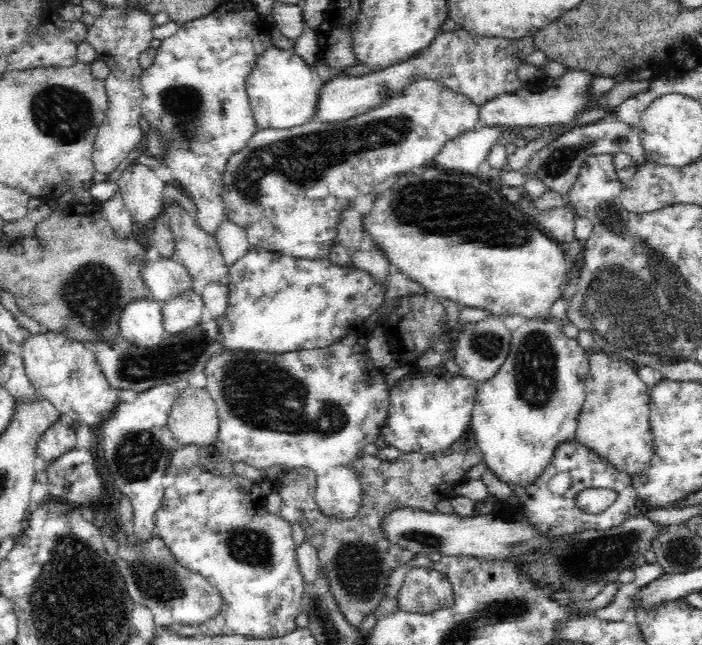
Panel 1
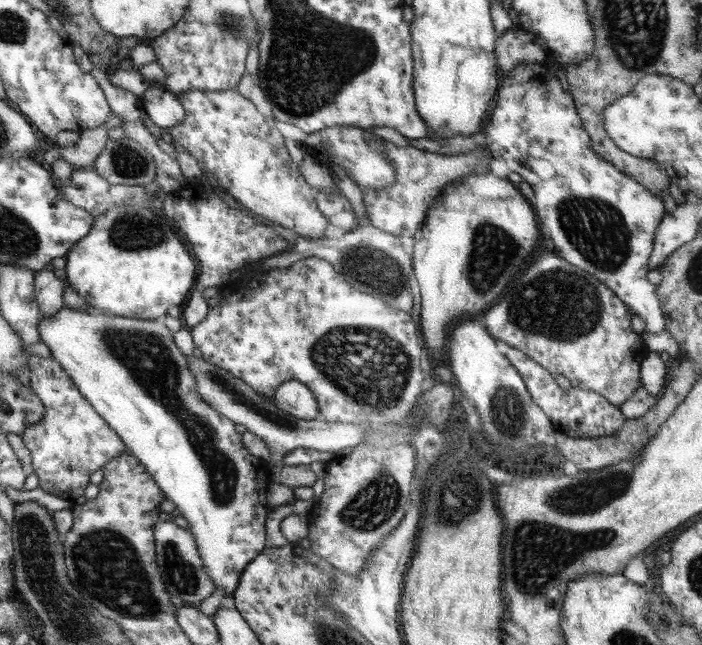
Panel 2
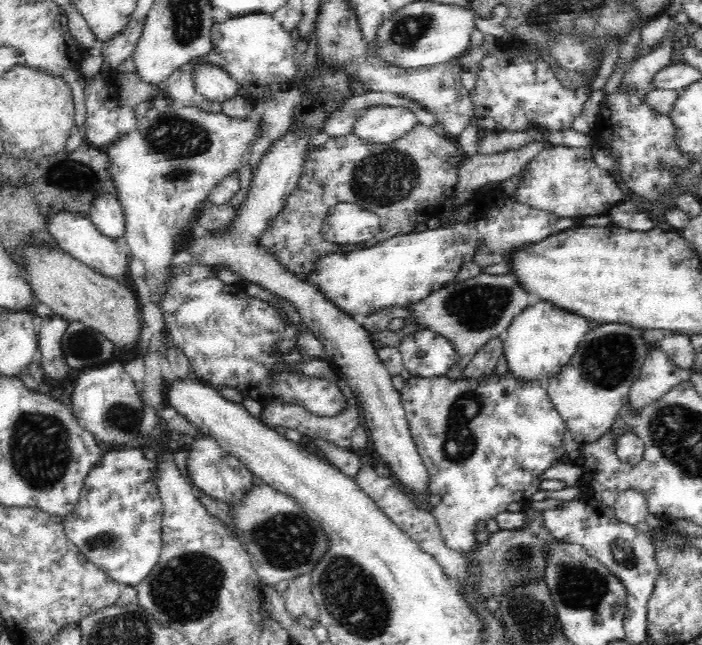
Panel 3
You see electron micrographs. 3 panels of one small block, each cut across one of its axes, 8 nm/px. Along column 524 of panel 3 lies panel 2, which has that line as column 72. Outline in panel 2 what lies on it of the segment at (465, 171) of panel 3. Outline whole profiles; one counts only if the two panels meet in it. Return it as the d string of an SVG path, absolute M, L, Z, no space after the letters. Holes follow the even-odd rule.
M104 125L86 129L81 133L80 141L76 146L54 148L44 152L43 157L46 164L50 166L62 156L72 169L93 167L98 155L105 148L108 138L108 130Z

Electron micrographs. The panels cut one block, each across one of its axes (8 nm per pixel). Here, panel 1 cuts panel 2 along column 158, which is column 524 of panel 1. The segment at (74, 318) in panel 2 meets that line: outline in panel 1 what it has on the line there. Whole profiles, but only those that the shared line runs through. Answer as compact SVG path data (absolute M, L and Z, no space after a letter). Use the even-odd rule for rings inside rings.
M532 318L529 321L522 323L516 330L512 331L511 346L508 356L505 358L504 364L498 368L496 374L492 378L488 378L486 382L478 382L478 395L474 400L471 418L471 432L475 435L478 448L482 451L483 461L486 463L488 470L491 470L498 480L505 482L508 486L528 486L529 483L536 482L536 478L544 472L544 468L548 466L554 450L560 446L562 442L568 442L569 439L575 439L577 429L577 415L580 414L582 404L585 398L585 383L584 380L588 376L589 370L589 355L588 351L582 349L574 338L568 338L562 329L561 323L556 323L551 318Z

